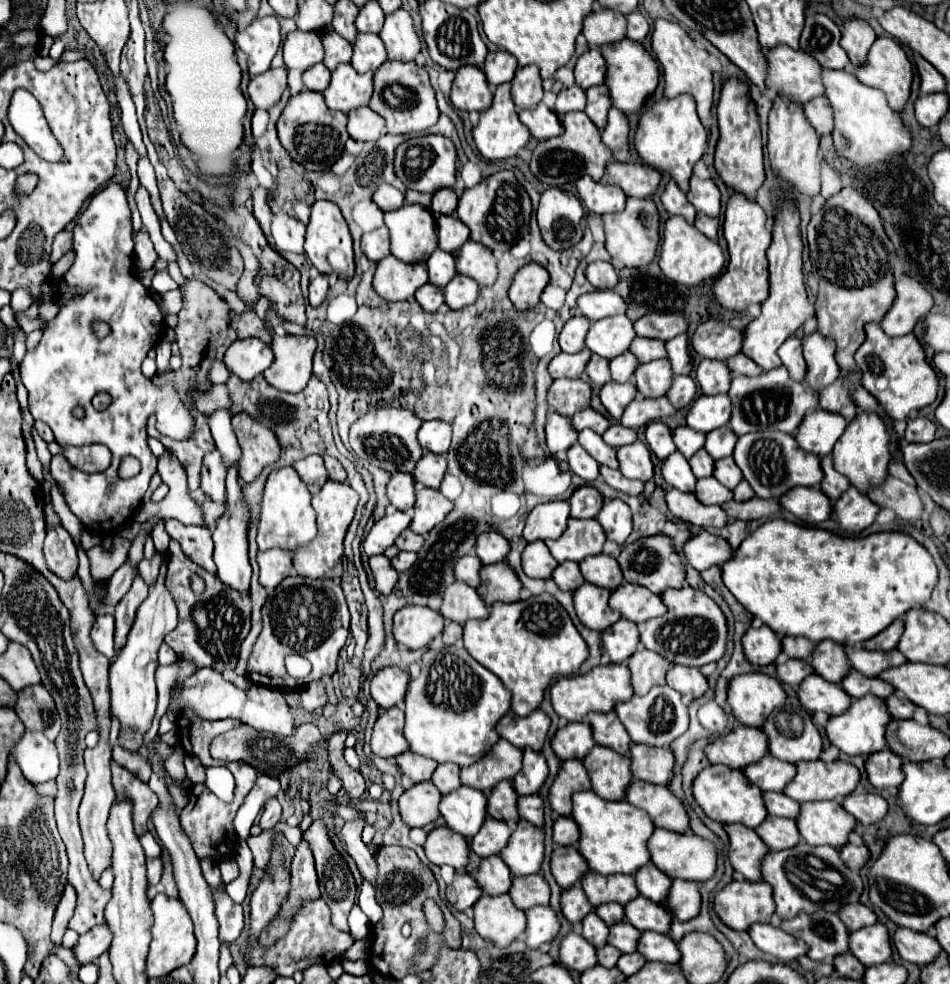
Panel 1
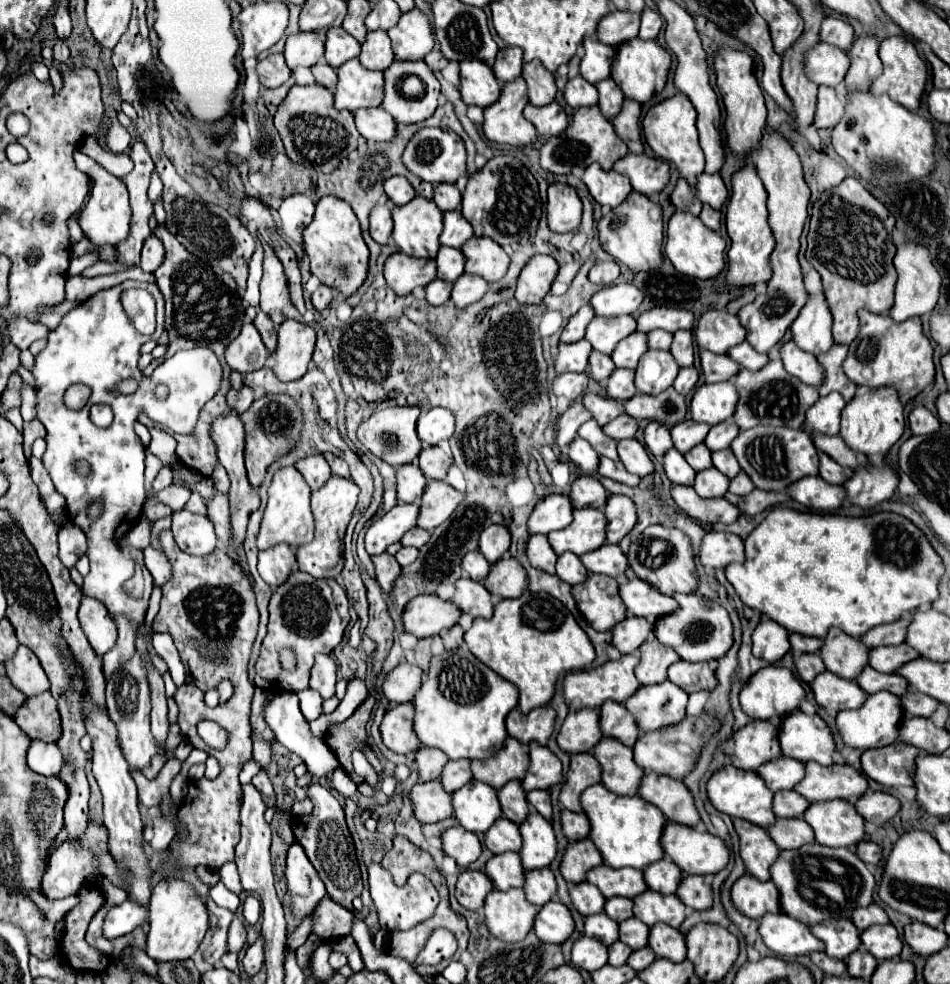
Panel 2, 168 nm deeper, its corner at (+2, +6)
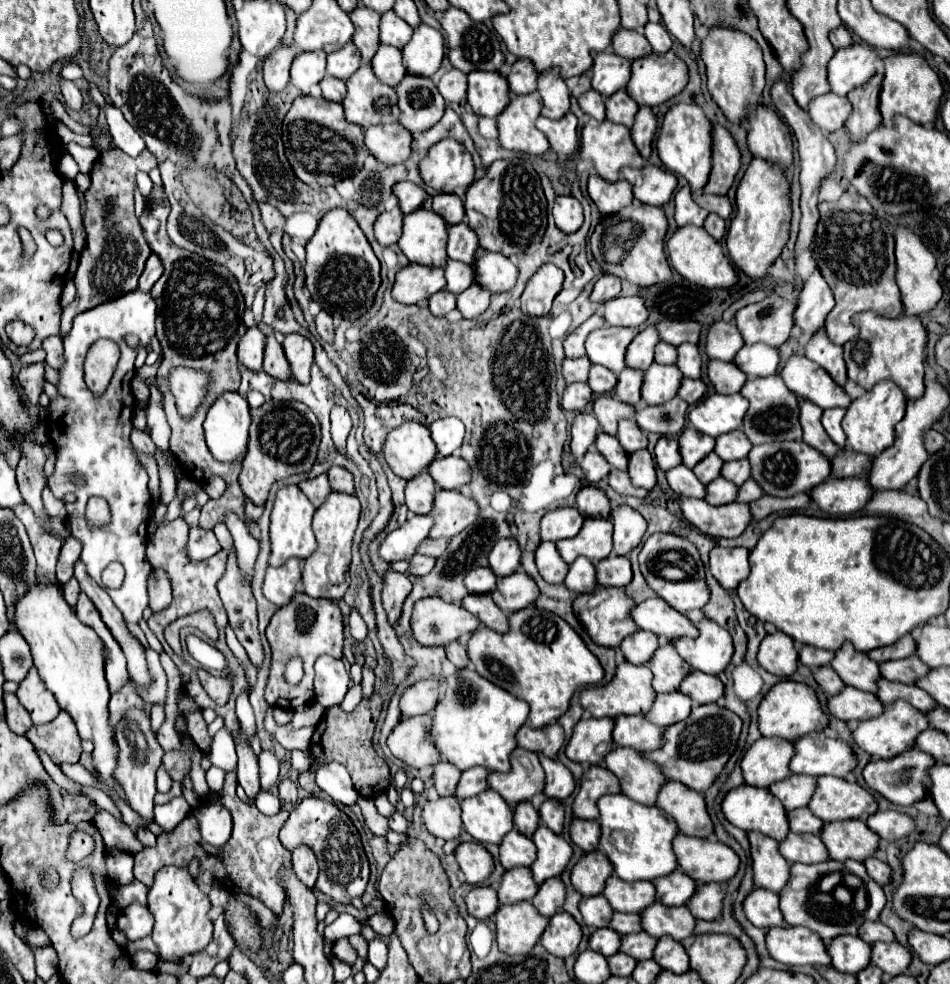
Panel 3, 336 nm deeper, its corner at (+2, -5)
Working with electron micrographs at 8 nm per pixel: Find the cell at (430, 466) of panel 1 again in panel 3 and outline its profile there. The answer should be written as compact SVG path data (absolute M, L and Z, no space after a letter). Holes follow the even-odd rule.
M448 456L448 458L436 458L430 468L430 476L434 482L444 490L456 490L470 482L472 470L468 468L468 462L460 456Z

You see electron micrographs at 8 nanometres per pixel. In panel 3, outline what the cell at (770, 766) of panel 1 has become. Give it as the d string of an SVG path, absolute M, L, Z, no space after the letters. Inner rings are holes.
M792 774L790 778L770 786L770 792L784 804L786 810L806 806L808 800L812 798L814 790L816 790L816 778L800 776L800 774Z

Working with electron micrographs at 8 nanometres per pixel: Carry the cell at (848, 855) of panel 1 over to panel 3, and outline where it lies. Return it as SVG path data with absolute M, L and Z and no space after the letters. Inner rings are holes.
M868 858L868 860L864 862L864 866L866 866L866 870L868 870L868 876L870 876L876 884L886 886L886 884L892 880L892 868L890 868L886 862L882 862L882 860L878 860L878 858Z

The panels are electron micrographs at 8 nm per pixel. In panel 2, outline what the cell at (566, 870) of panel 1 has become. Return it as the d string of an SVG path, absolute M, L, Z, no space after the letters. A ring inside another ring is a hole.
M580 839L576 843L572 841L572 843L568 843L568 847L562 855L560 873L568 883L580 883L580 881L584 881L586 871L600 863L602 863L600 851L596 849L596 845L590 839Z

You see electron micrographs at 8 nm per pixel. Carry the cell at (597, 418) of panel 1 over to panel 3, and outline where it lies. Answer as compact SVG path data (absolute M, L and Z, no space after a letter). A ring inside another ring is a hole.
M598 396L594 400L594 416L598 418L600 428L612 436L616 434L618 420L620 418L634 418L632 412L634 412L632 404L622 404L620 400L616 400L612 396Z

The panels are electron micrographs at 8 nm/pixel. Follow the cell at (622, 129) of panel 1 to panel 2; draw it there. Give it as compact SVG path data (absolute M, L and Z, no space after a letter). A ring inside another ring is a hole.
M626 99L620 113L612 119L612 125L616 127L616 133L628 145L628 151L636 153L636 155L640 155L644 151L638 121L640 121L640 103L636 103L632 99Z

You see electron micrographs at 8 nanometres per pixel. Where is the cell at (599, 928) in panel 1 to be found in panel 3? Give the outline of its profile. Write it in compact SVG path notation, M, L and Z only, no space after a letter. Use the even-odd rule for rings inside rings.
M600 928L600 930L592 932L590 948L600 952L602 956L610 958L620 950L620 940L622 940L622 936L618 932L612 932L612 928Z

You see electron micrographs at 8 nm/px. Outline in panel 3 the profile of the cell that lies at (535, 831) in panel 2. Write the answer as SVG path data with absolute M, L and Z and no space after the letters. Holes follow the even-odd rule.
M544 824L538 826L532 840L538 848L538 858L530 866L534 874L534 882L542 884L548 878L560 876L572 858L572 846L562 836L546 828Z

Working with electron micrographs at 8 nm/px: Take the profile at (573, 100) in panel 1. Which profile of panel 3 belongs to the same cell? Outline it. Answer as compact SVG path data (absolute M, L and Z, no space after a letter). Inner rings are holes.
M588 90L586 94L582 94L578 98L578 104L582 108L584 114L596 118L596 120L604 120L604 98L596 92L596 90Z

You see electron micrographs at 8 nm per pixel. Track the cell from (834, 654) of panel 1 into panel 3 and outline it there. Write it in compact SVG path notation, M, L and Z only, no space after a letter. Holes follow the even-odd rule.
M846 642L838 652L830 666L840 674L840 678L854 688L876 692L876 680L880 678L878 664L868 658L868 654L858 652L850 642Z

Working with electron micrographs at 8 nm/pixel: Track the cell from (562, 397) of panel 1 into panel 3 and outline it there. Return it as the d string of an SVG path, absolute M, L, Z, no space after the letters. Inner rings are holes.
M576 382L576 384L568 384L564 396L562 396L562 408L564 410L576 410L582 412L594 398L592 388L586 382Z

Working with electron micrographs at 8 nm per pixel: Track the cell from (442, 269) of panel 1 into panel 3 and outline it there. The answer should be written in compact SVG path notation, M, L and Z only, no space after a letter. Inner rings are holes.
M448 260L446 264L446 290L450 290L452 294L460 294L466 288L472 286L474 282L474 270L464 264L464 262L456 262L456 260Z

